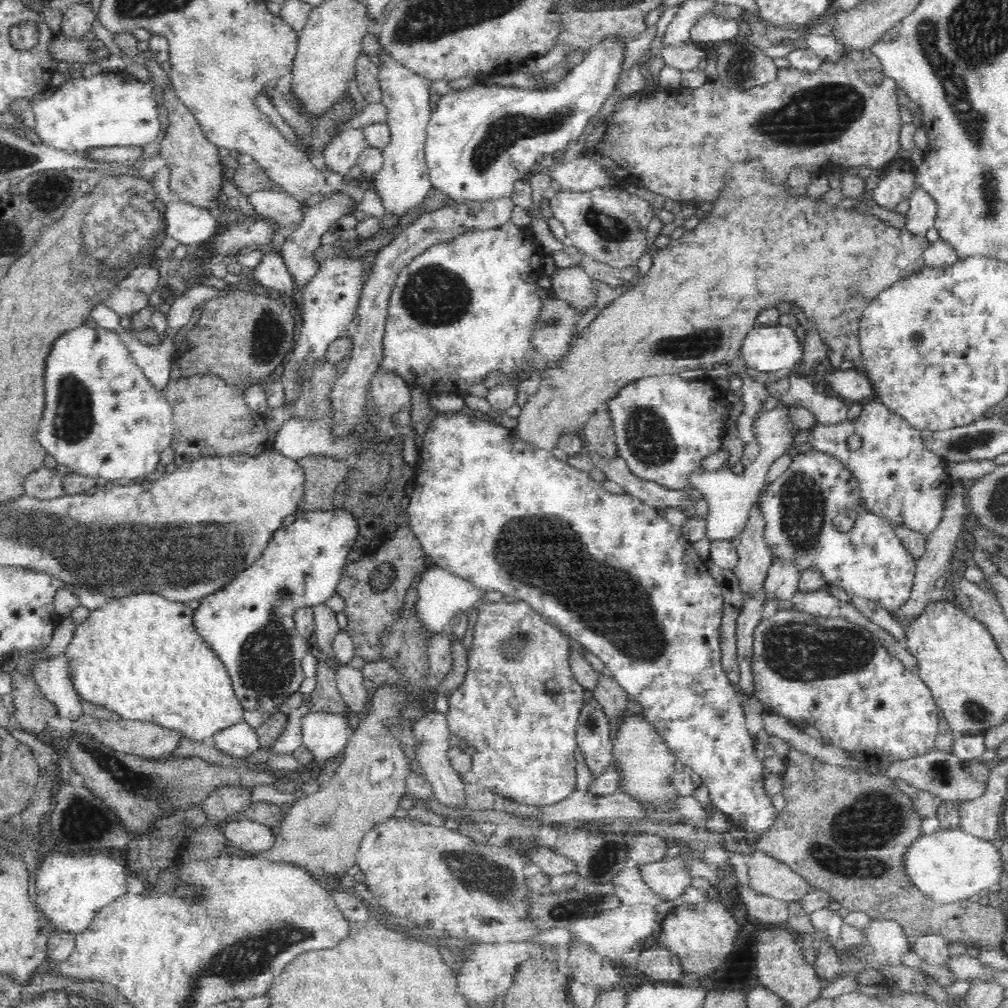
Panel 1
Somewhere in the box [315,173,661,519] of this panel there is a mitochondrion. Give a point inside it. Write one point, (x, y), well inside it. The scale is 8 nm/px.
(433, 295)

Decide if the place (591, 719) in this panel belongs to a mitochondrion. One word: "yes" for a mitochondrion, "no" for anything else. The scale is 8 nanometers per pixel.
yes

